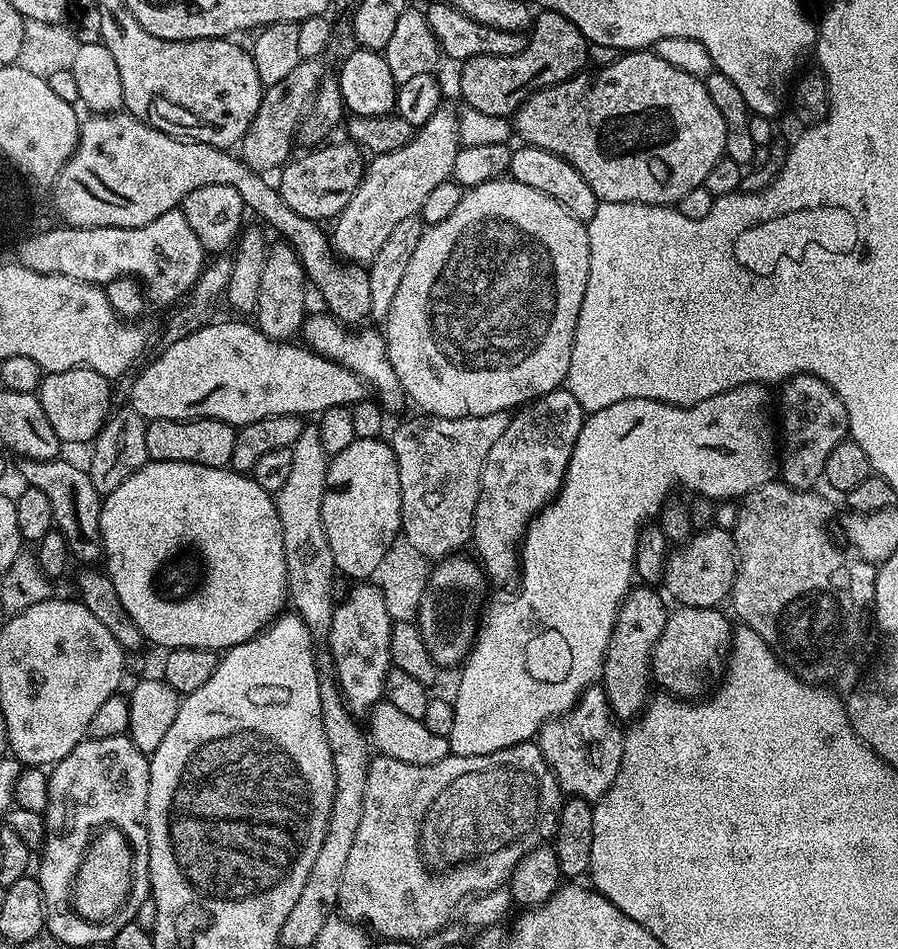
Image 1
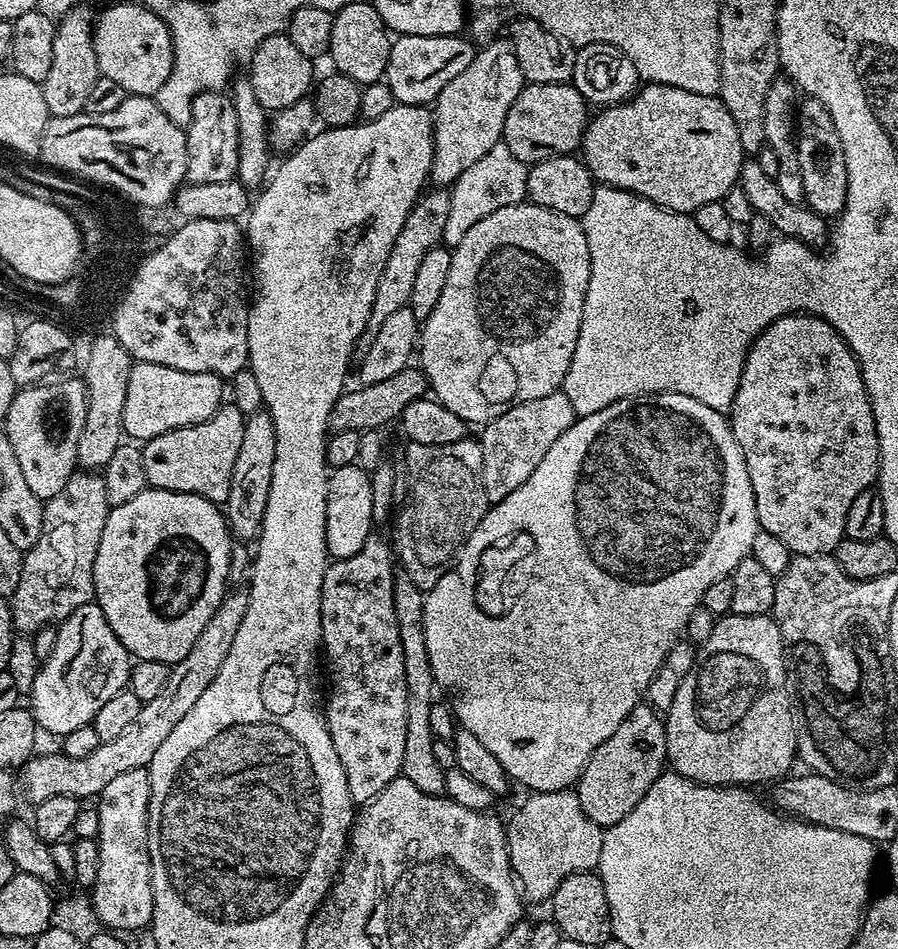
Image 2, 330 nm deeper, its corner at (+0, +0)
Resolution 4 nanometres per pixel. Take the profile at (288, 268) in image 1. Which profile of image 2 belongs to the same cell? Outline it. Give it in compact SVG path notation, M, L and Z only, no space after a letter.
M261 410L245 419L242 443L238 458L234 461L234 474L230 474L230 494L228 501L222 505L233 541L252 542L259 537L266 514L266 502L270 498L270 478L274 478L275 457L274 422L266 410Z

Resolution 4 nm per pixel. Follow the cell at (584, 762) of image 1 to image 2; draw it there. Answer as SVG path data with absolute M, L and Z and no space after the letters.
M575 791L534 792L529 800L517 810L506 824L508 834L508 857L512 863L512 874L516 877L525 901L551 901L554 890L566 877L575 872L591 872L599 869L602 858L602 838L604 829L600 828L582 810Z

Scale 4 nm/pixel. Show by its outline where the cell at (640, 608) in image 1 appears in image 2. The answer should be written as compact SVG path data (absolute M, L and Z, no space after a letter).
M646 702L638 703L626 718L622 718L618 730L614 730L614 734L590 754L580 779L574 785L586 818L603 829L622 822L622 818L642 802L646 790L654 786L667 764L666 730L661 713Z

